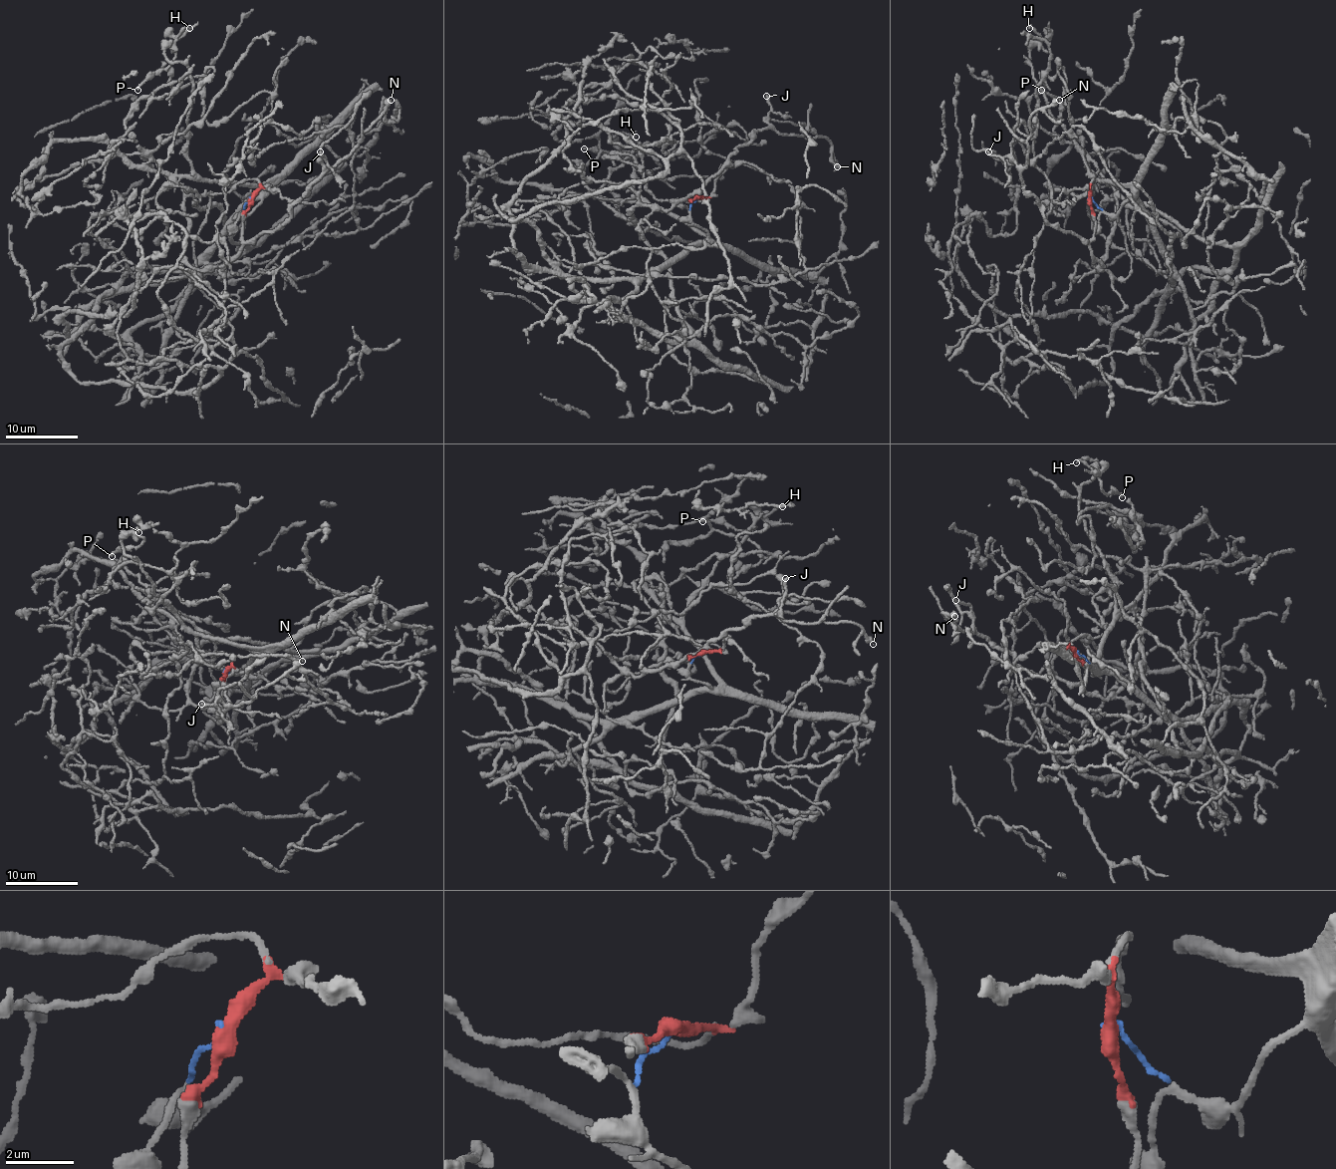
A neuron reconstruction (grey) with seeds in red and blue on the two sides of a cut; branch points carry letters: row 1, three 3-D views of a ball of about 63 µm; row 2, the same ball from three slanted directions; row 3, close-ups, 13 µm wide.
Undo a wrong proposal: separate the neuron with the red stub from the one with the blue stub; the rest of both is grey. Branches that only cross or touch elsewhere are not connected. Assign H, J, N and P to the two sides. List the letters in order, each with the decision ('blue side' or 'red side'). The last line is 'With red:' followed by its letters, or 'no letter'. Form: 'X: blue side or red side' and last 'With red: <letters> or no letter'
H: blue side
J: red side
N: red side
P: blue side
With red: J, N

